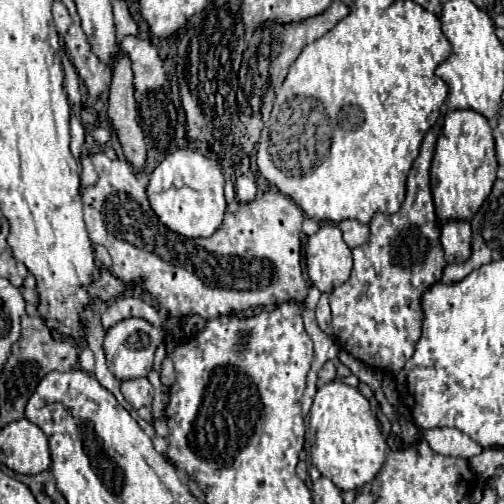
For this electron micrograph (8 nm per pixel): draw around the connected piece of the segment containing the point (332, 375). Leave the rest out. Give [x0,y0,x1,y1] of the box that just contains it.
[317,362,336,388]

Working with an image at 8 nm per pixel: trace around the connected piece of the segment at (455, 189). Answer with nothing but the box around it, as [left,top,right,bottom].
[430,110,498,224]

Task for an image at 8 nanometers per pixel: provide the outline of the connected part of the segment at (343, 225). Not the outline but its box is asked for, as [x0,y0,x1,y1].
[340,220,370,248]

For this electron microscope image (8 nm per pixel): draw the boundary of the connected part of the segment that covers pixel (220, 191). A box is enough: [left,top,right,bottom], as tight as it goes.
[146,148,226,238]

